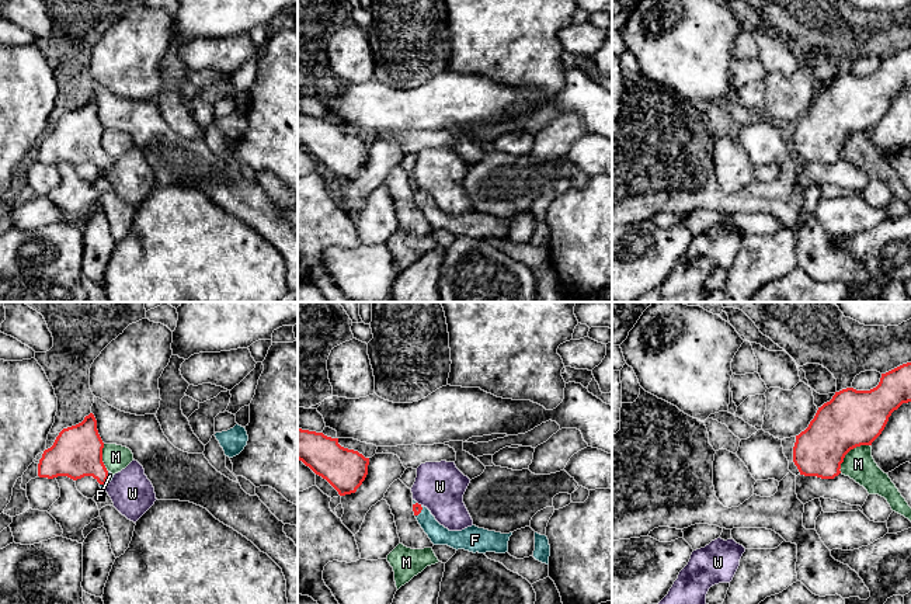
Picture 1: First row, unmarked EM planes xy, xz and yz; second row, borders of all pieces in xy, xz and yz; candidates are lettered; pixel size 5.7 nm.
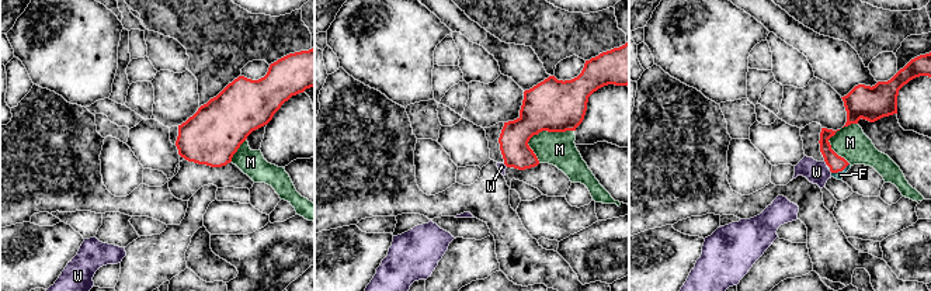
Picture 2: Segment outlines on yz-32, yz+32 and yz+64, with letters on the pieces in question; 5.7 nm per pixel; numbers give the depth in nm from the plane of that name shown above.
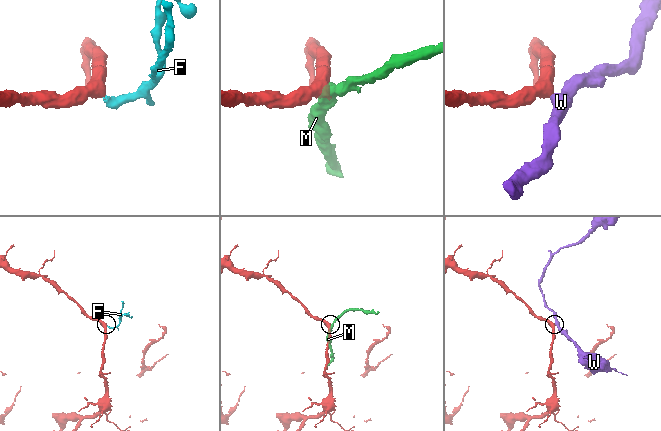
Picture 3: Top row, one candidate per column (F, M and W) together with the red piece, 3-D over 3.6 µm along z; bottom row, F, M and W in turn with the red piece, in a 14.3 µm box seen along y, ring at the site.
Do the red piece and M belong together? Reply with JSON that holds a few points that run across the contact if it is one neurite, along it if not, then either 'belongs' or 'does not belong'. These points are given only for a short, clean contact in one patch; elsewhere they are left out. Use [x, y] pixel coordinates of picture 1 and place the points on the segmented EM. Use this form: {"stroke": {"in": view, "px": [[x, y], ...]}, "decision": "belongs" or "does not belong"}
{"stroke": {"in": "yz", "px": [[869, 444], [854, 447], [845, 455], [840, 472]]}, "decision": "does not belong"}

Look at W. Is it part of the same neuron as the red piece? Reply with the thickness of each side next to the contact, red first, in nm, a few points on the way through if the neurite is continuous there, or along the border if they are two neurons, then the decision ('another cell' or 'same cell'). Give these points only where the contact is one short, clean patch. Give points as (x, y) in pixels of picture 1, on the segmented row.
50/280 nm | along xz (417, 502), (421, 504) | another cell

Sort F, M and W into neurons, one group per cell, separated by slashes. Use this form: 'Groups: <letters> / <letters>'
Groups: F / M / W

